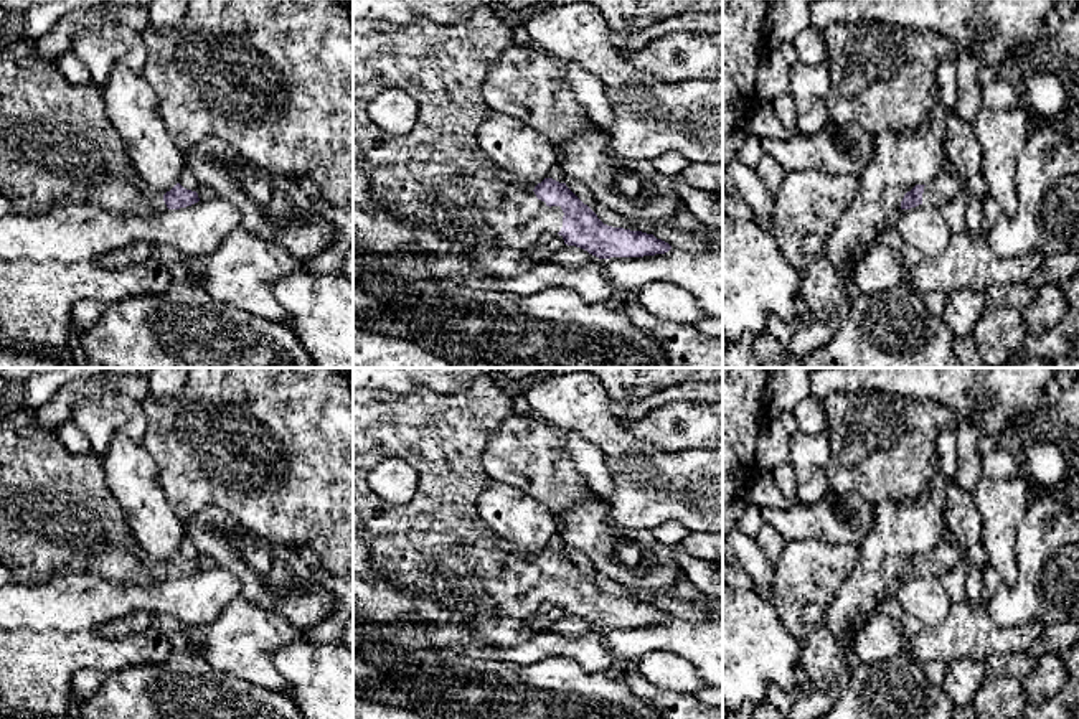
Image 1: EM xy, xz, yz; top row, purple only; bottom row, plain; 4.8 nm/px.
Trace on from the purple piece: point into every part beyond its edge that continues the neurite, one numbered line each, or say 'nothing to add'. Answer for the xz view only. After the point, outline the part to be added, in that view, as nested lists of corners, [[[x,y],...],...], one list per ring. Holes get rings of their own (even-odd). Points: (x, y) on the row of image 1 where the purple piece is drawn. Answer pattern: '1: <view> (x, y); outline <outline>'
1: xz (429, 175); outline [[[478,7],[467,20],[449,25],[426,18],[404,25],[368,18],[353,20],[353,167],[368,178],[371,198],[383,211],[414,226],[426,226],[470,249],[477,247],[477,237],[454,224],[454,219],[465,214],[470,204],[483,213],[498,247],[528,251],[541,233],[554,236],[561,231],[564,216],[561,206],[549,208],[536,198],[533,190],[515,183],[513,175],[495,165],[477,140],[478,127],[490,110],[482,97],[482,82],[488,69],[515,45],[515,28],[487,7]],[[386,89],[401,89],[417,102],[417,122],[404,135],[379,130],[368,115],[371,99]]]

